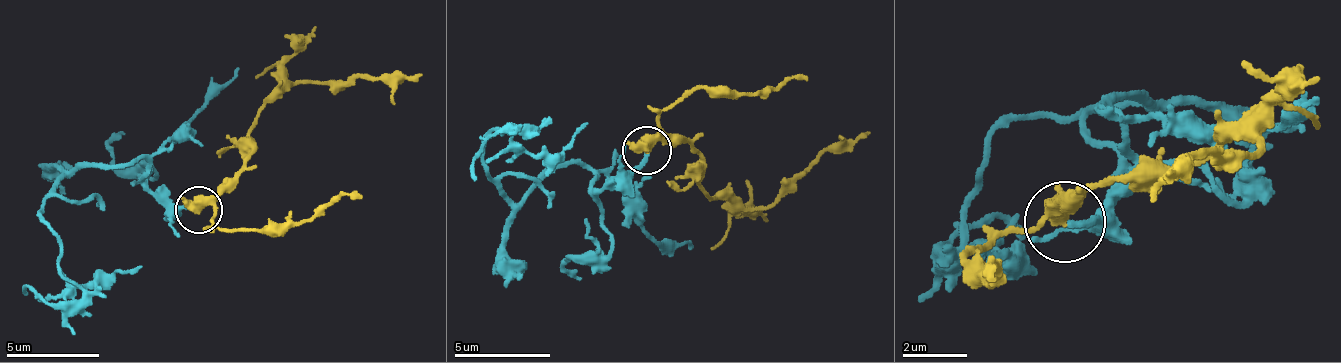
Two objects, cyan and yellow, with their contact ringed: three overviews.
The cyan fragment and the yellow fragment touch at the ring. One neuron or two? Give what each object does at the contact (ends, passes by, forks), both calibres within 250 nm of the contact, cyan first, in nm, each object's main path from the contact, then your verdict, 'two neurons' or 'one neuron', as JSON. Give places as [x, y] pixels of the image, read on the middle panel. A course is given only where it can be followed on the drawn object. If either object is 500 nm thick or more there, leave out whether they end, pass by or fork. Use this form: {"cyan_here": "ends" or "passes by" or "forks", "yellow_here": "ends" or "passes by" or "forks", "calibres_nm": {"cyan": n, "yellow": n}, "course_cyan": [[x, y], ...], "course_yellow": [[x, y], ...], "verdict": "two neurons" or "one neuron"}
{"cyan_here": "ends", "yellow_here": "forks", "calibres_nm": {"cyan": 190, "yellow": 380}, "course_cyan": [[645, 151], [596, 189], [589, 167], [551, 166], [524, 201], [487, 174], [482, 134], [560, 153], [587, 125]], "course_yellow": [[645, 151], [677, 136], [690, 143], [698, 189], [747, 210], [771, 209], [827, 149], [851, 148], [869, 131]], "verdict": "one neuron"}

